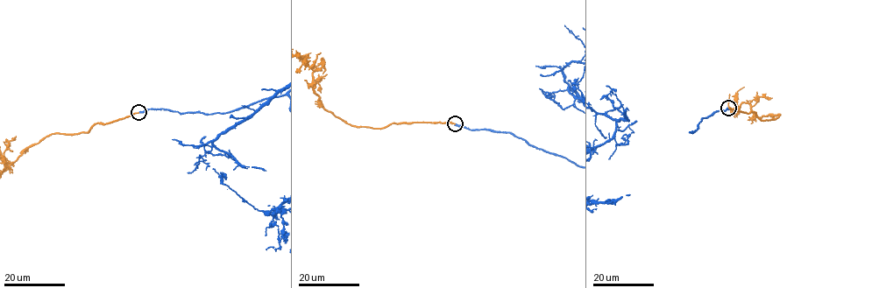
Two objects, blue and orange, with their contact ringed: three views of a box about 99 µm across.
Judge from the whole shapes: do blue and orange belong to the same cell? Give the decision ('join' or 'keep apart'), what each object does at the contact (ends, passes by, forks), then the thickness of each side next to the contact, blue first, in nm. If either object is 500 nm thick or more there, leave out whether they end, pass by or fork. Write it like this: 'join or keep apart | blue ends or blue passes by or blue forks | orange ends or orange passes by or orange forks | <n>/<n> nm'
join | blue ends | orange ends | 360/200 nm

